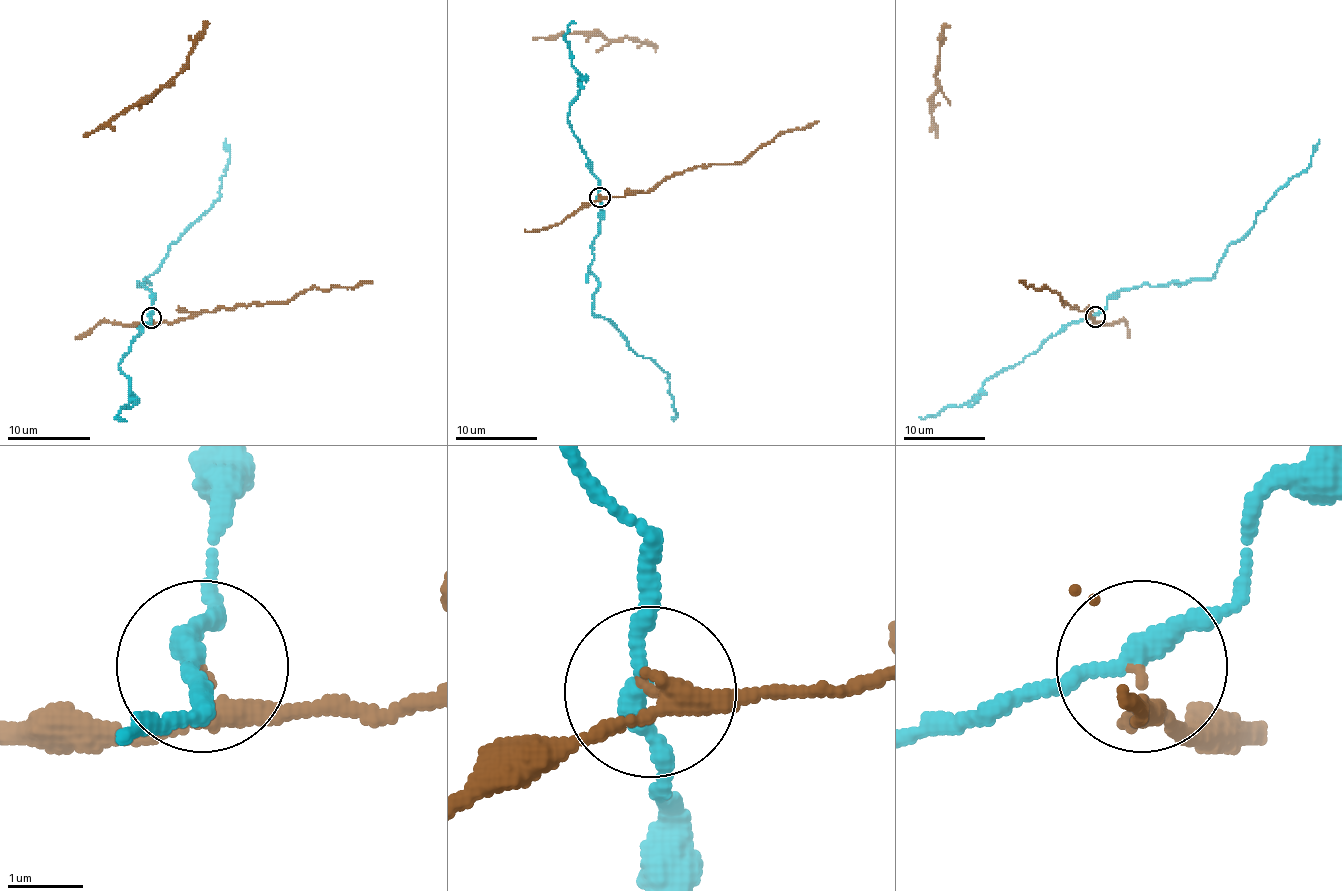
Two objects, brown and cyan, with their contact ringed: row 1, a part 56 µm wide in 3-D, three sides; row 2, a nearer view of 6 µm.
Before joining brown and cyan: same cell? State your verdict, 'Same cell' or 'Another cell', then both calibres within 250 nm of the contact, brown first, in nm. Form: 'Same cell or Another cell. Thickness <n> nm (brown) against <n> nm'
Another cell. Thickness 200 nm (brown) against 240 nm

